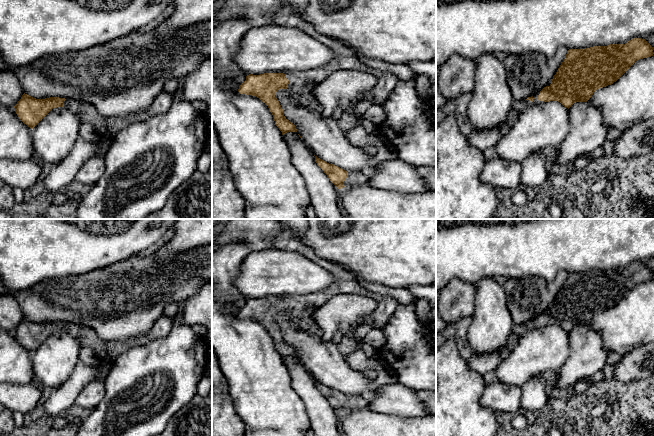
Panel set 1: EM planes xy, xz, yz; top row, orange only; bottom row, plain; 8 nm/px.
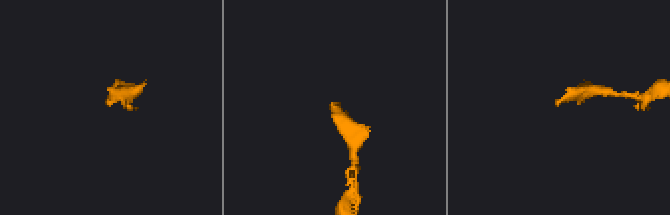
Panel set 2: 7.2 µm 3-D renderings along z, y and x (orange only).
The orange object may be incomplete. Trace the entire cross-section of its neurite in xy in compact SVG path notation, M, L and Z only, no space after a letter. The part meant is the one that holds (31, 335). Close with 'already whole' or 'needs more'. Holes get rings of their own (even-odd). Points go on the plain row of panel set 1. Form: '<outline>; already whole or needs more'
M162 314L147 333L135 339L105 341L99 338L93 329L83 325L59 321L36 323L24 317L14 332L19 343L33 353L53 332L65 330L77 338L82 347L91 348L100 363L112 365L118 356L129 348L166 336L172 326L173 318Z; needs more

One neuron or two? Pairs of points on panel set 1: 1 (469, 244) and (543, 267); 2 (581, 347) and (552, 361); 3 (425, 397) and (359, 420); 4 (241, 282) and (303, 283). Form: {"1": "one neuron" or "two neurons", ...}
{"1": "one neuron", "2": "two neurons", "3": "two neurons", "4": "one neuron"}

